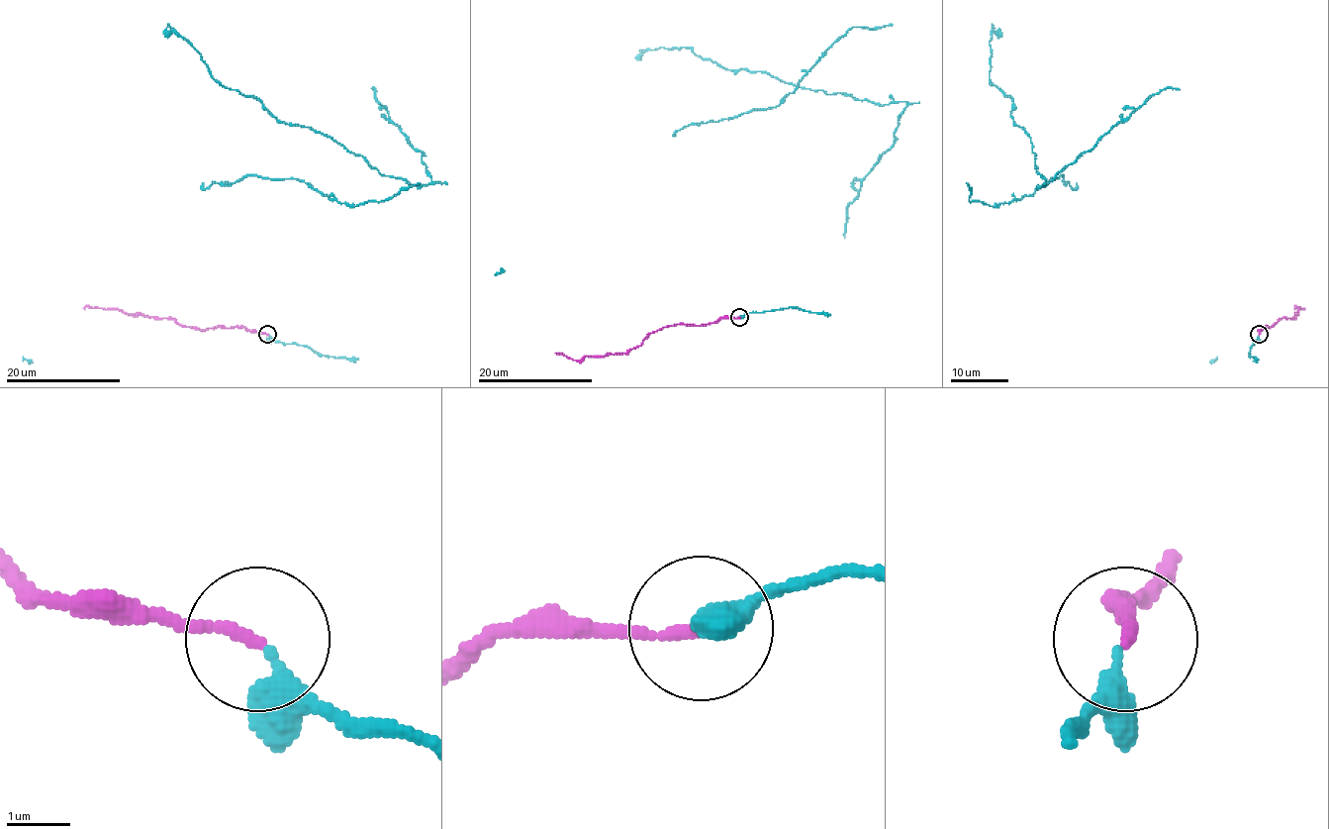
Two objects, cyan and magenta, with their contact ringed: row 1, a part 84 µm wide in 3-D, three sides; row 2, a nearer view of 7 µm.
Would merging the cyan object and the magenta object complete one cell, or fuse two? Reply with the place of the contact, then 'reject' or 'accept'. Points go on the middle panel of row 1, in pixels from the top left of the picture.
(739, 317) | accept

